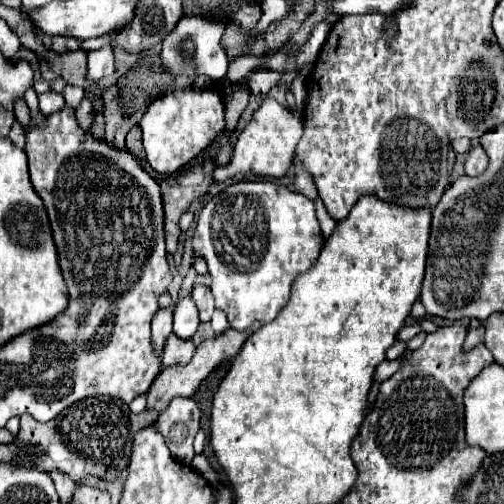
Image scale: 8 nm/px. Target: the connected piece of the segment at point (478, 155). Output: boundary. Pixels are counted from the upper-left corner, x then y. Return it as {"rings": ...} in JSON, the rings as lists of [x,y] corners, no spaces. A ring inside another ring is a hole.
{"rings":[[[475,145],[469,153],[467,153],[467,161],[465,161],[465,175],[469,177],[475,177],[475,175],[481,175],[485,169],[487,169],[487,155],[483,151],[483,147]]]}

